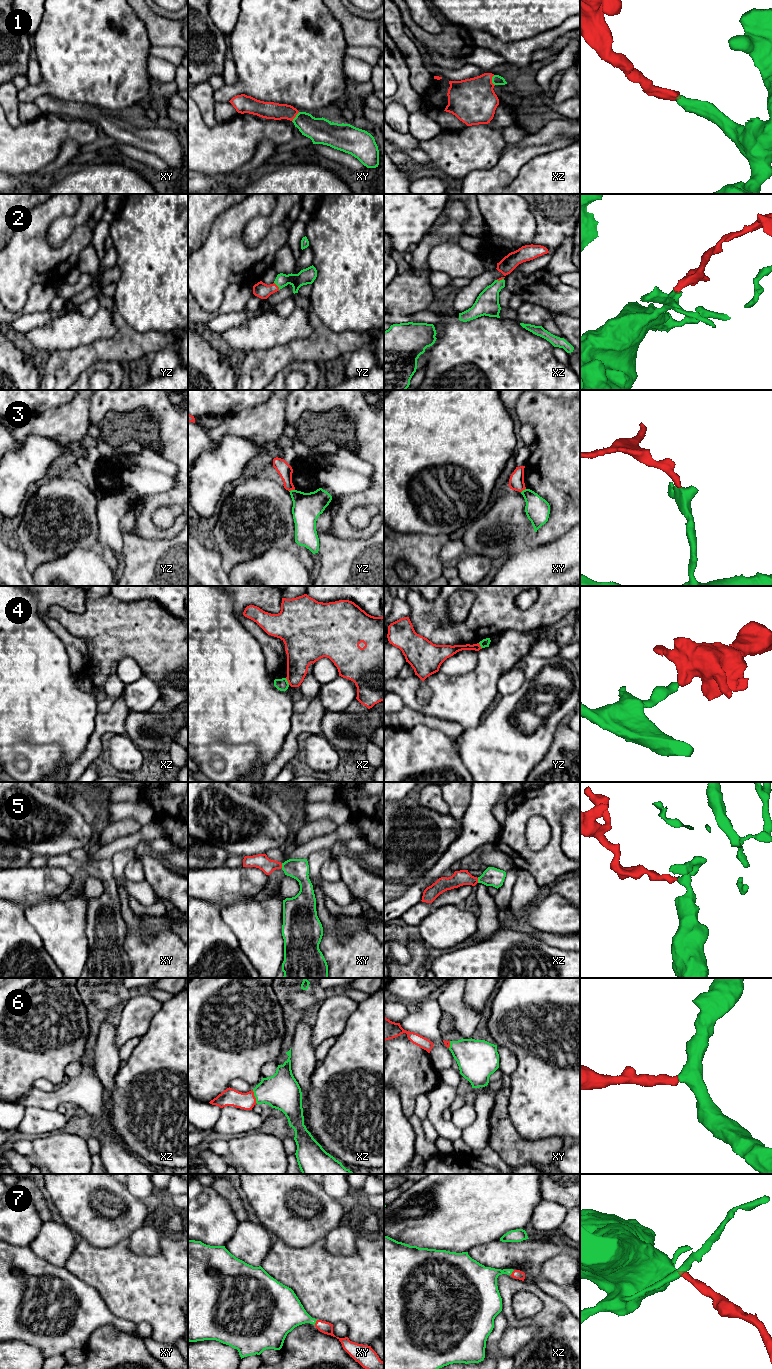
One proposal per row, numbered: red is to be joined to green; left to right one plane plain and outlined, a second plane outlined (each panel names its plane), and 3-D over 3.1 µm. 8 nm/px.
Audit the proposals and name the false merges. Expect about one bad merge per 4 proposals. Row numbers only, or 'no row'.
3, 4

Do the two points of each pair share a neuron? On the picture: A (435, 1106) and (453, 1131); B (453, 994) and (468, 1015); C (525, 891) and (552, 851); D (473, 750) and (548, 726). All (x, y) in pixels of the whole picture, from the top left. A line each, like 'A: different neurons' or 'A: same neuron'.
A: same neuron
B: same neuron
C: different neurons
D: same neuron

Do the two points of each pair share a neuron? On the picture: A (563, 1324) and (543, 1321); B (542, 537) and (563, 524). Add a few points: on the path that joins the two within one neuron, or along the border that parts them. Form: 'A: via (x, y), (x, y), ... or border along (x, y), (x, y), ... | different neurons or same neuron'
A: via (558, 1324), (554, 1321), (548, 1321) | same neuron
B: via (547, 533), (558, 524) | same neuron

